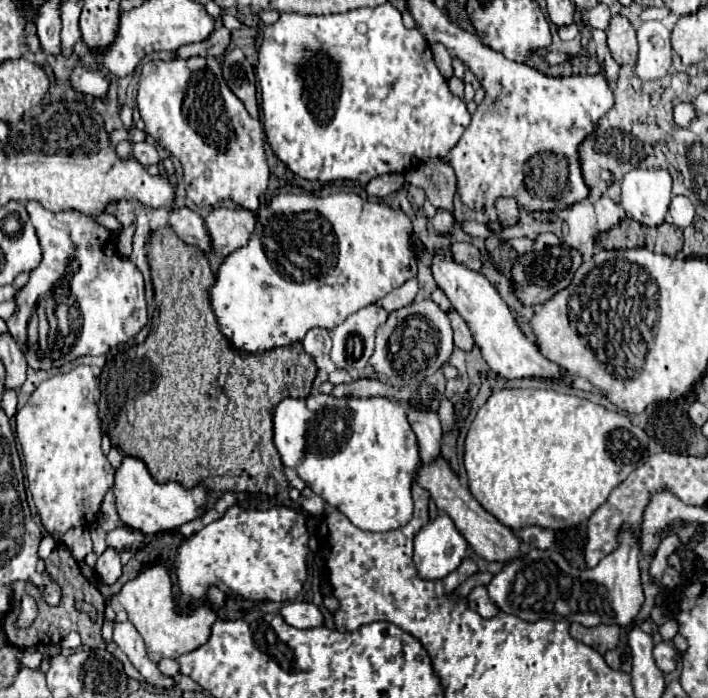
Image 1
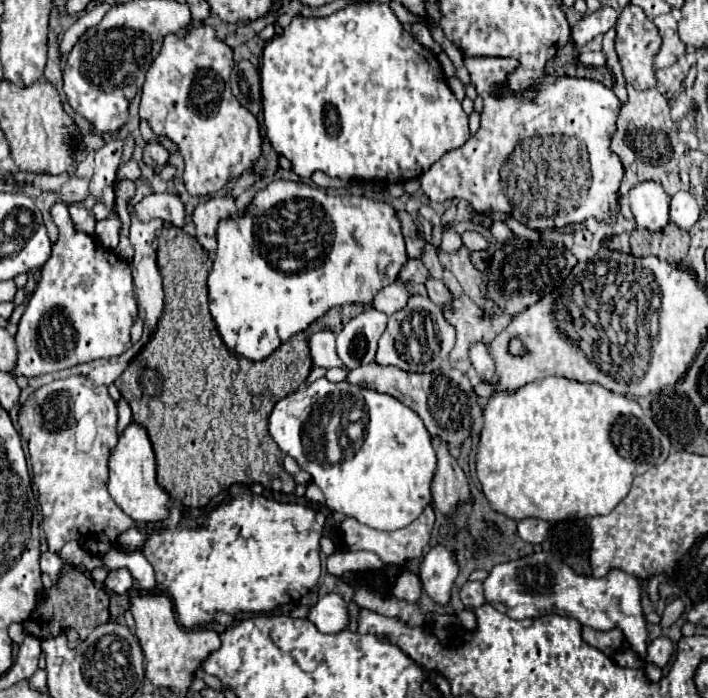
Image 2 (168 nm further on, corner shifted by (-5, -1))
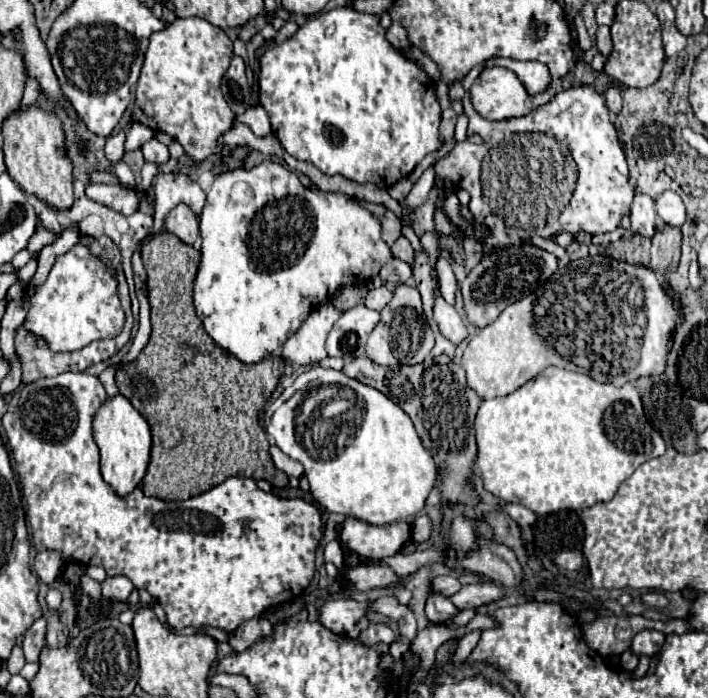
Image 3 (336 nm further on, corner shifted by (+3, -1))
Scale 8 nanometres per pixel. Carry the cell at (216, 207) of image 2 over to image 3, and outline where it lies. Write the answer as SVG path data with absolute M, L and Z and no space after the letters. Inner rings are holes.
M178 205L164 219L164 229L180 237L184 243L192 245L198 237L198 219L190 209L186 209L186 205Z

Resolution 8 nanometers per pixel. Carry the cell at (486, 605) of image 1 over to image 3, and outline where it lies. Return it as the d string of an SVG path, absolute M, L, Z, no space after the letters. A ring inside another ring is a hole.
M442 575L442 577L434 577L430 579L430 589L434 589L434 593L442 593L446 597L454 595L456 591L460 591L460 581L452 575Z

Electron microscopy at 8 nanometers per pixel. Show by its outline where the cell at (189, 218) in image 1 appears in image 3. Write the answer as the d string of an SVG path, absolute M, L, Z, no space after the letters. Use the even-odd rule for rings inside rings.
M88 183L86 185L86 197L92 201L98 201L122 215L130 215L138 209L140 199L134 191L120 187L120 185L104 185L104 183Z

